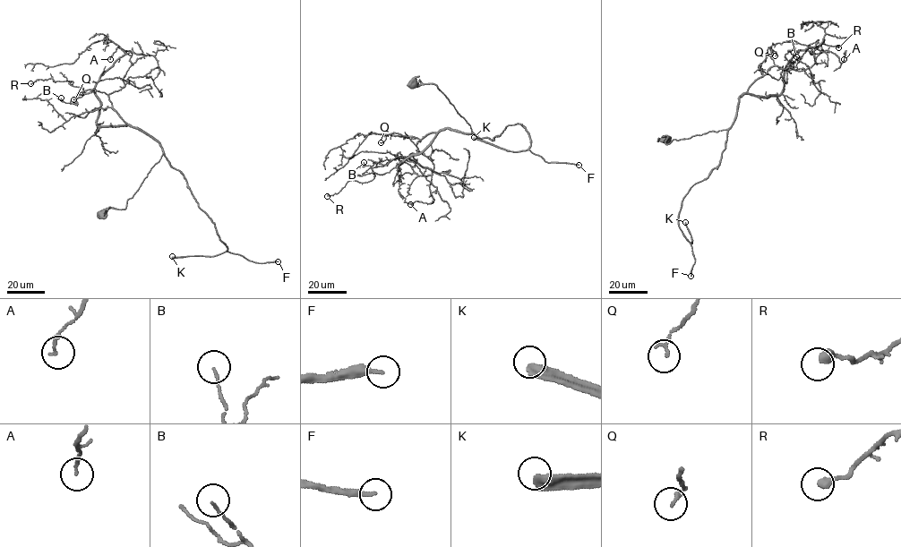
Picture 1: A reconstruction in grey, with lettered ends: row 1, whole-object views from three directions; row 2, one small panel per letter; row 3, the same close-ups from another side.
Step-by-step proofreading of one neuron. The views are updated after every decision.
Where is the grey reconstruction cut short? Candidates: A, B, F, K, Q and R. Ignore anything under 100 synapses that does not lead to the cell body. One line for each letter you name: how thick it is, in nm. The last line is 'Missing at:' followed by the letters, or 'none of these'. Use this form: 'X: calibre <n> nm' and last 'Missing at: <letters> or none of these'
F: calibre 170 nm
K: calibre 420 nm
Missing at: F, K

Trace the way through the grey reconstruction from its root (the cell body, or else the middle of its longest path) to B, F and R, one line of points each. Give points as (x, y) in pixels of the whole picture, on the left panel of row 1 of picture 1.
B: (101, 214), (124, 209), (163, 151), (128, 123), (98, 126), (100, 101), (93, 91), (73, 104), (61, 98)
F: (101, 214), (109, 208), (124, 209), (163, 153), (183, 175), (227, 252), (254, 262), (278, 261)
R: (101, 214), (124, 209), (160, 158), (160, 146), (128, 123), (98, 126), (100, 101), (71, 81), (30, 83)

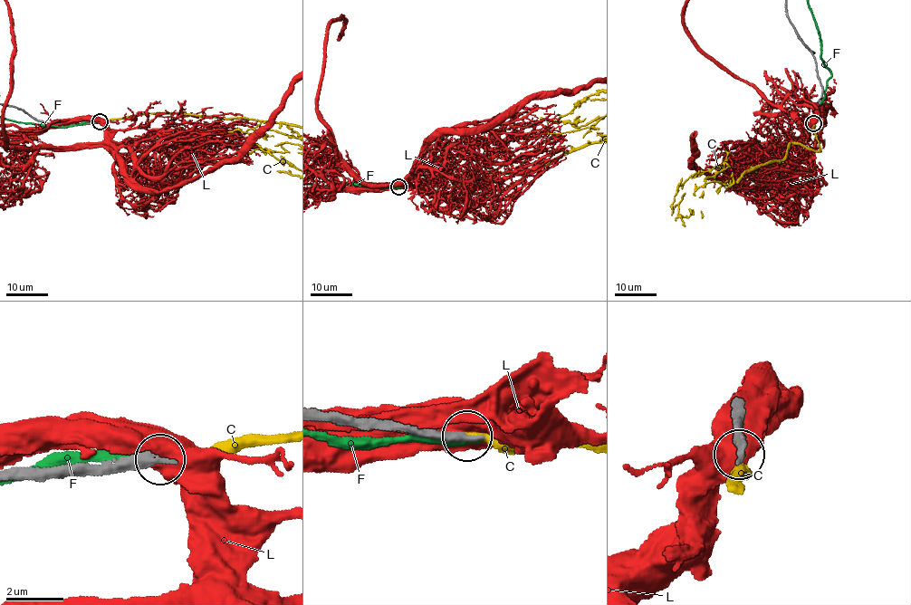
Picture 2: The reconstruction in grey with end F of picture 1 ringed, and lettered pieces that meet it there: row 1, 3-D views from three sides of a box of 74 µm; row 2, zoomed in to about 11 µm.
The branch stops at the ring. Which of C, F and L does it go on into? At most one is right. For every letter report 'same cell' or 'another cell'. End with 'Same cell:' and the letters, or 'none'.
C: same cell
F: another cell
L: another cell
Same cell: C

